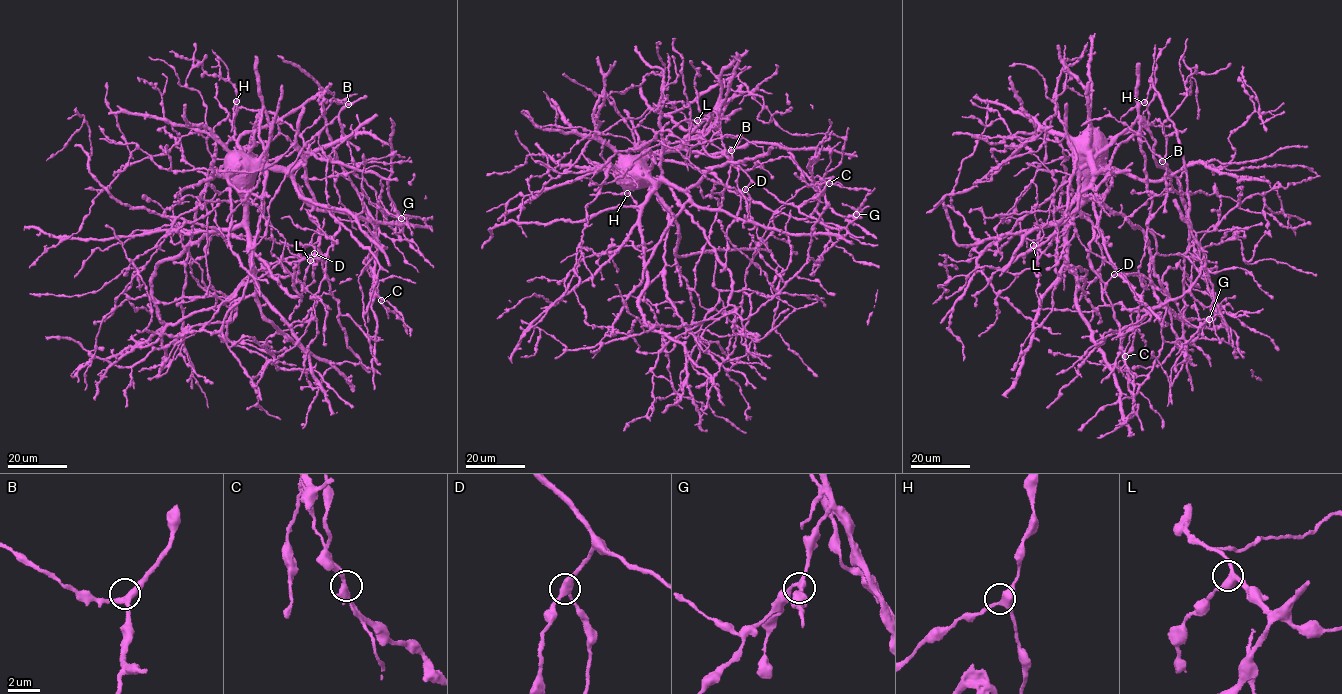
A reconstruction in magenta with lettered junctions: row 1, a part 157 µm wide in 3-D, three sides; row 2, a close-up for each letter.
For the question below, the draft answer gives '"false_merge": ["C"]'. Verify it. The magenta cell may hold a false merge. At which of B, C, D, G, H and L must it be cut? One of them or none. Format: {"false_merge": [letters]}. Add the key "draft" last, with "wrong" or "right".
{"false_merge": ["C"], "draft": "right"}

